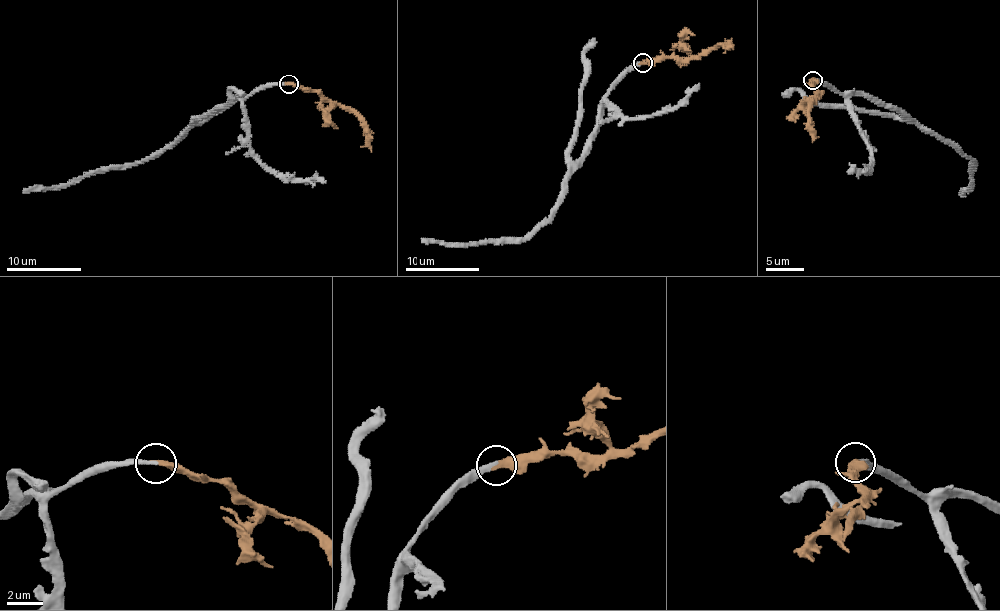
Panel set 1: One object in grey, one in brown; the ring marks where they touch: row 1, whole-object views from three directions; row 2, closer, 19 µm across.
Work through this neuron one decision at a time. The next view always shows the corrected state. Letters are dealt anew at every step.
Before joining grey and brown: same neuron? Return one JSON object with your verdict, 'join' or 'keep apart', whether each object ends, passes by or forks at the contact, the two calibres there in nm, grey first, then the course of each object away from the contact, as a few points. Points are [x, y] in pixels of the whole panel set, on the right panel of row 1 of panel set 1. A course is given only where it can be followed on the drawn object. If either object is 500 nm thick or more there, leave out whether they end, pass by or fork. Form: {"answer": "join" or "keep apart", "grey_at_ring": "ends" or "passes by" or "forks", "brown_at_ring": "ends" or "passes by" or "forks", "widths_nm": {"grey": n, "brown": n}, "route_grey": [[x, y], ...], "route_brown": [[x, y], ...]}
{"answer": "join", "grey_at_ring": "ends", "brown_at_ring": "ends", "widths_nm": {"grey": 280, "brown": 400}, "route_grey": [[812, 80], [896, 106], [920, 127], [947, 139], [972, 161], [970, 180], [961, 196]], "route_brown": [[812, 80], [817, 97], [808, 109], [812, 142]]}

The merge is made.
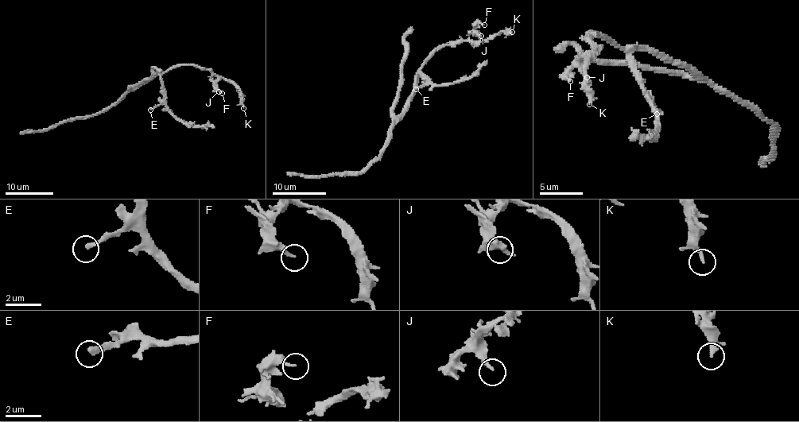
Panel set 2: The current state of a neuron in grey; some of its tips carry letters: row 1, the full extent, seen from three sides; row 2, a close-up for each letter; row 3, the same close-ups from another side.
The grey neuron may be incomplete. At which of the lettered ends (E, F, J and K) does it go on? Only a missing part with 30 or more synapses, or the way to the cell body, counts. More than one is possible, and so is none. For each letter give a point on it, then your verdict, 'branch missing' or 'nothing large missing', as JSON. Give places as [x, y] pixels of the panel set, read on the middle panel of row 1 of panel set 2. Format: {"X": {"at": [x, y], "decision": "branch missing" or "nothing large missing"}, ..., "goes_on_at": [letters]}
{"E": {"at": [416, 89], "decision": "branch missing"}, "F": {"at": [484, 25], "decision": "nothing large missing"}, "J": {"at": [481, 36], "decision": "nothing large missing"}, "K": {"at": [512, 32], "decision": "nothing large missing"}, "goes_on_at": ["E"]}

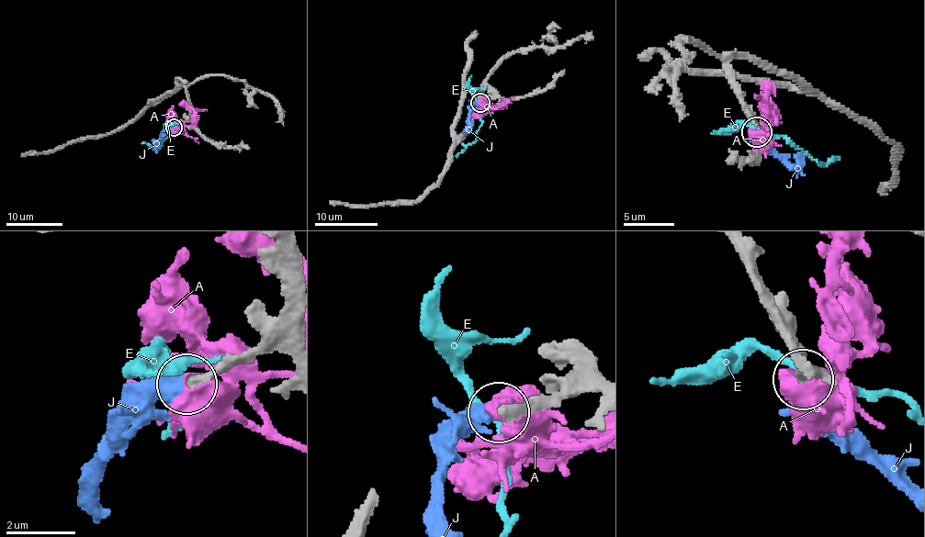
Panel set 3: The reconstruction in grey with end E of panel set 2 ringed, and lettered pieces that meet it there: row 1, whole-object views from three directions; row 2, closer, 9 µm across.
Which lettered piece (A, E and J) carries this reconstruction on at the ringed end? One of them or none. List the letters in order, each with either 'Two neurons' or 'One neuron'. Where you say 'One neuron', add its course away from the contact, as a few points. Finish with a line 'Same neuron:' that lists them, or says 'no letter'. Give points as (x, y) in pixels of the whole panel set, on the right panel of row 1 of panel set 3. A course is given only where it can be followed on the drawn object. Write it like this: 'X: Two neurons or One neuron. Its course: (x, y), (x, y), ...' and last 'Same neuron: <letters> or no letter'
A: Two neurons
E: Two neurons
J: One neuron. Its course: (759, 129), (767, 144), (792, 164), (806, 152)
Same neuron: J

